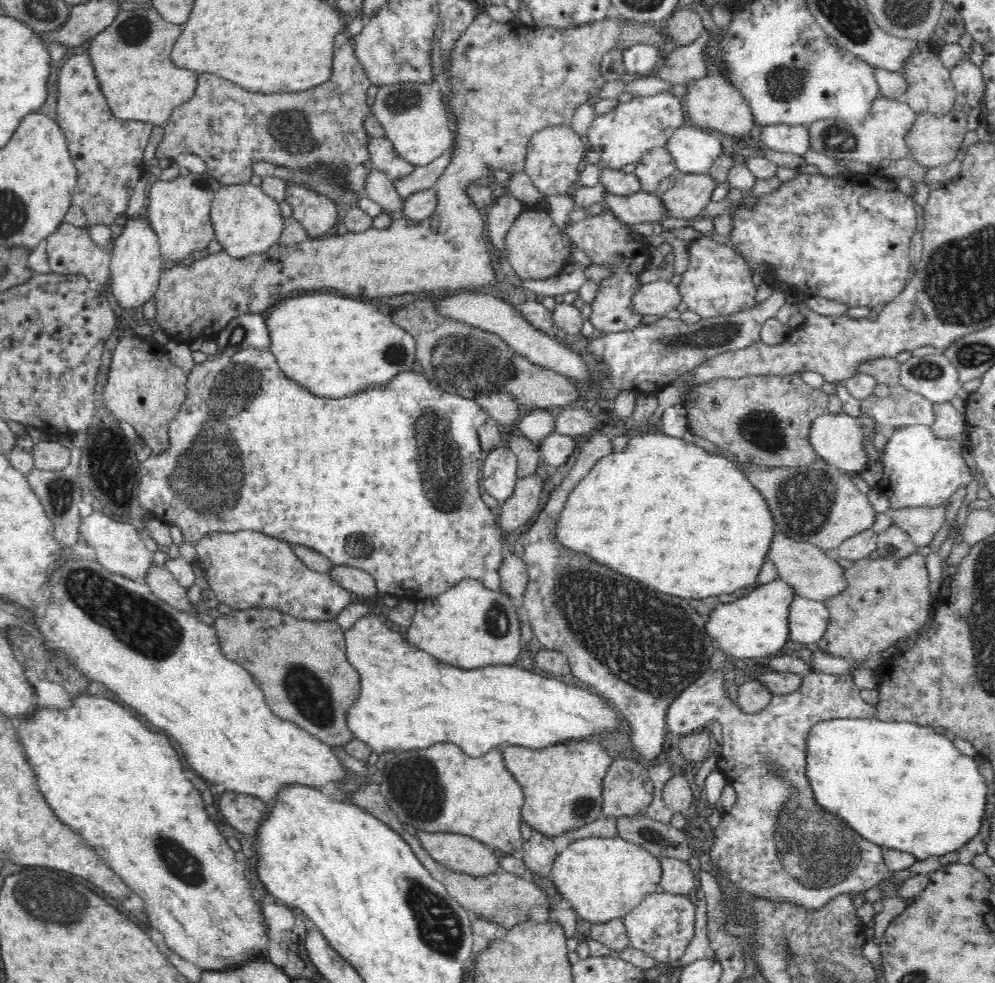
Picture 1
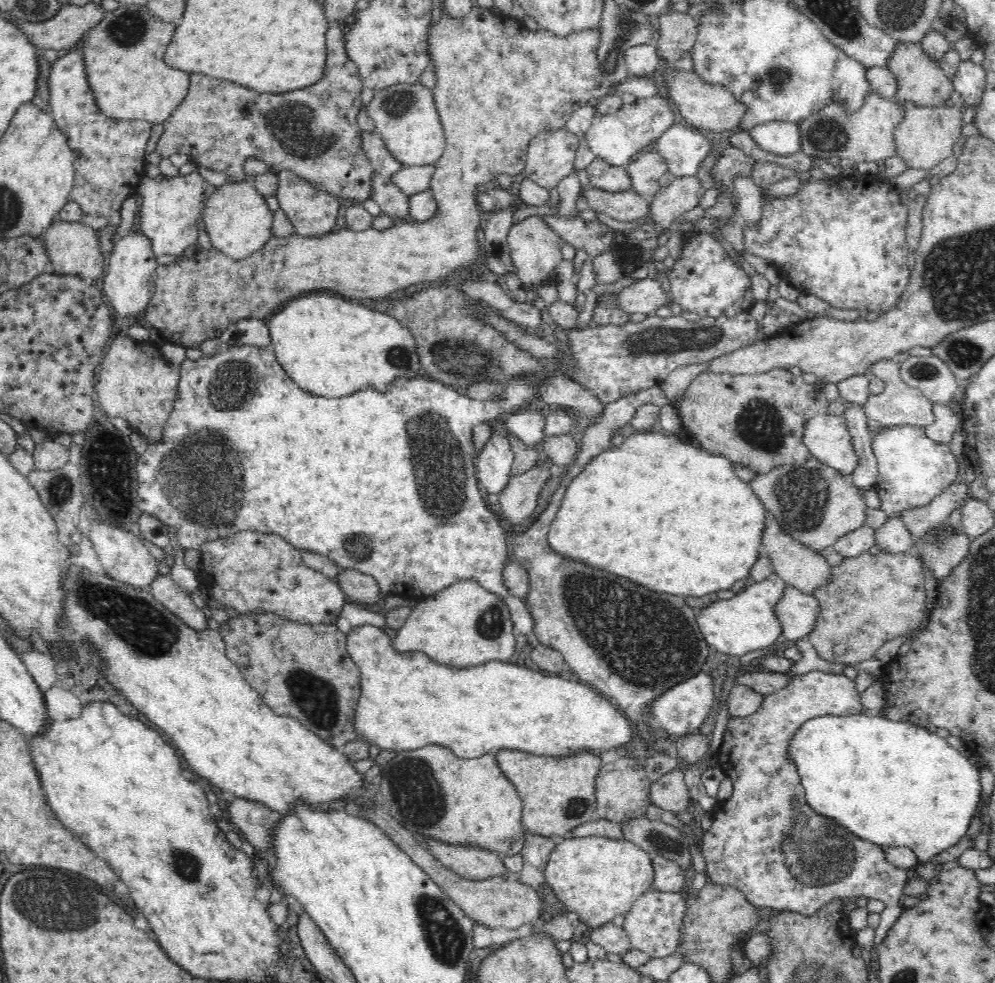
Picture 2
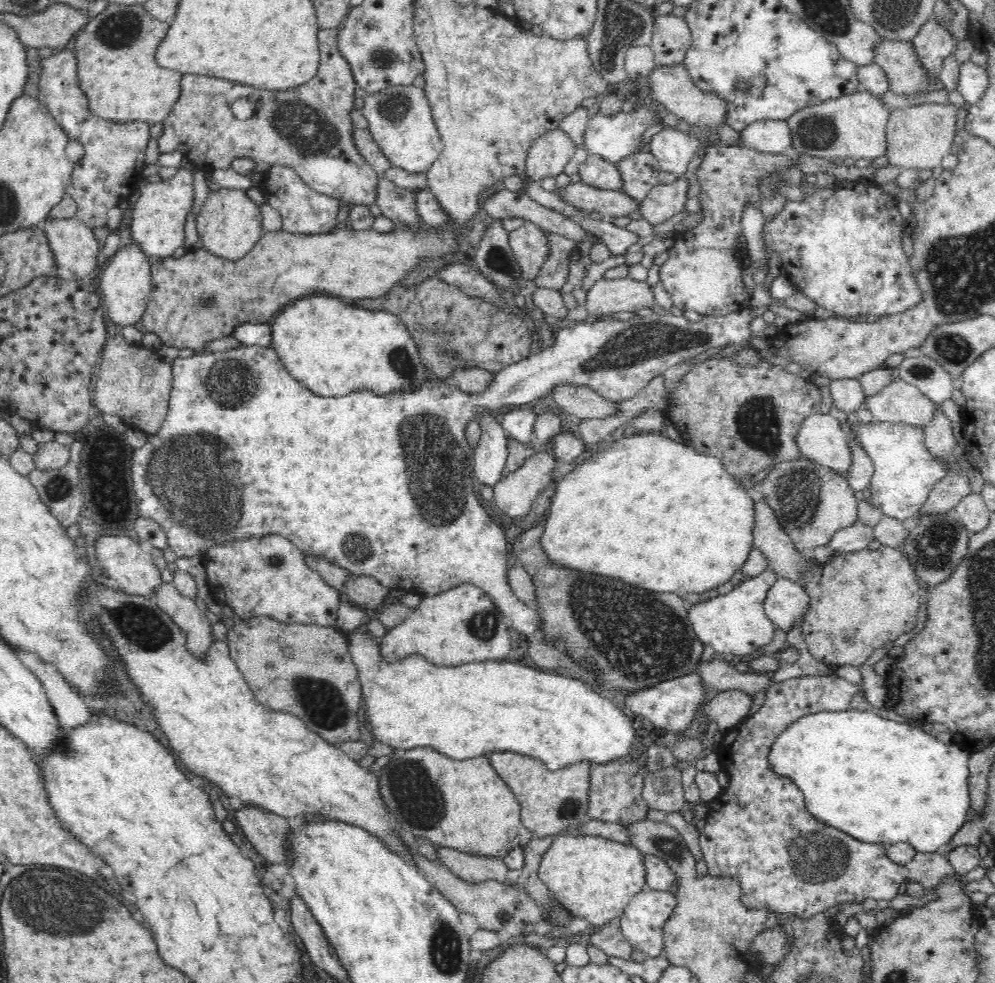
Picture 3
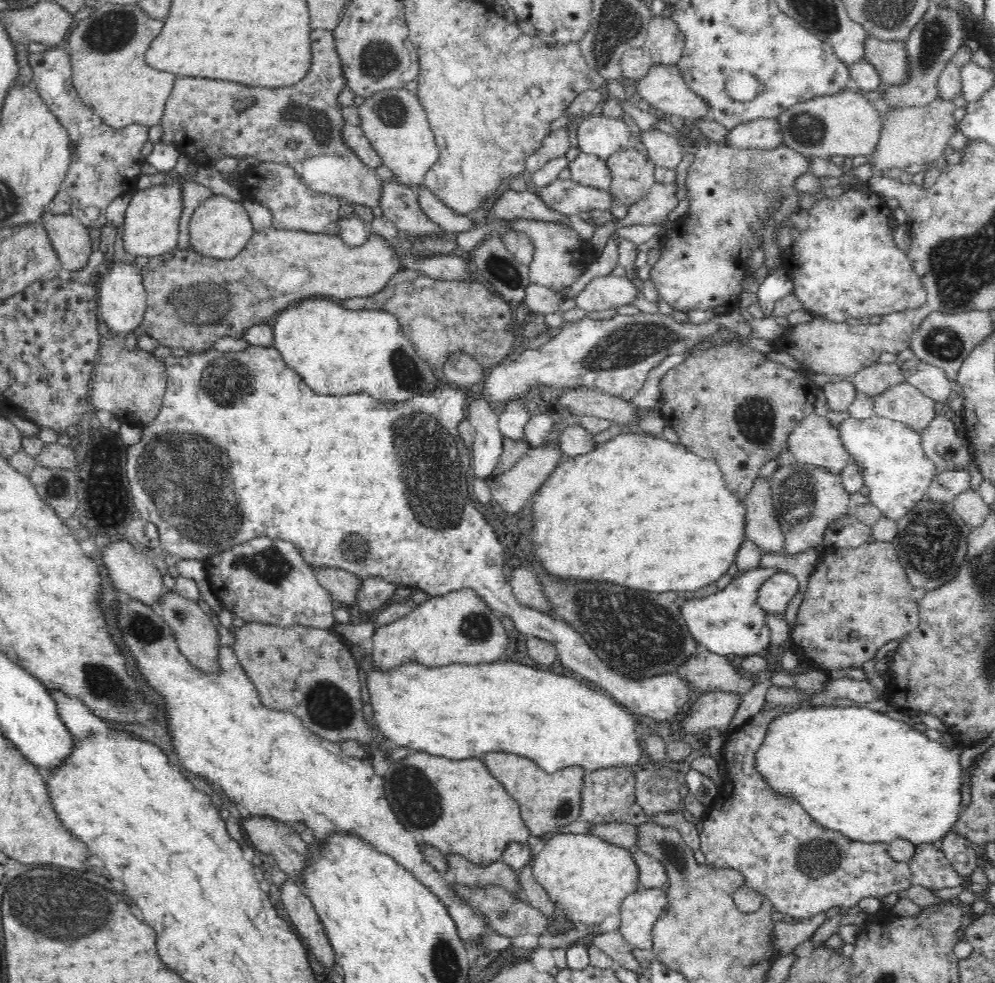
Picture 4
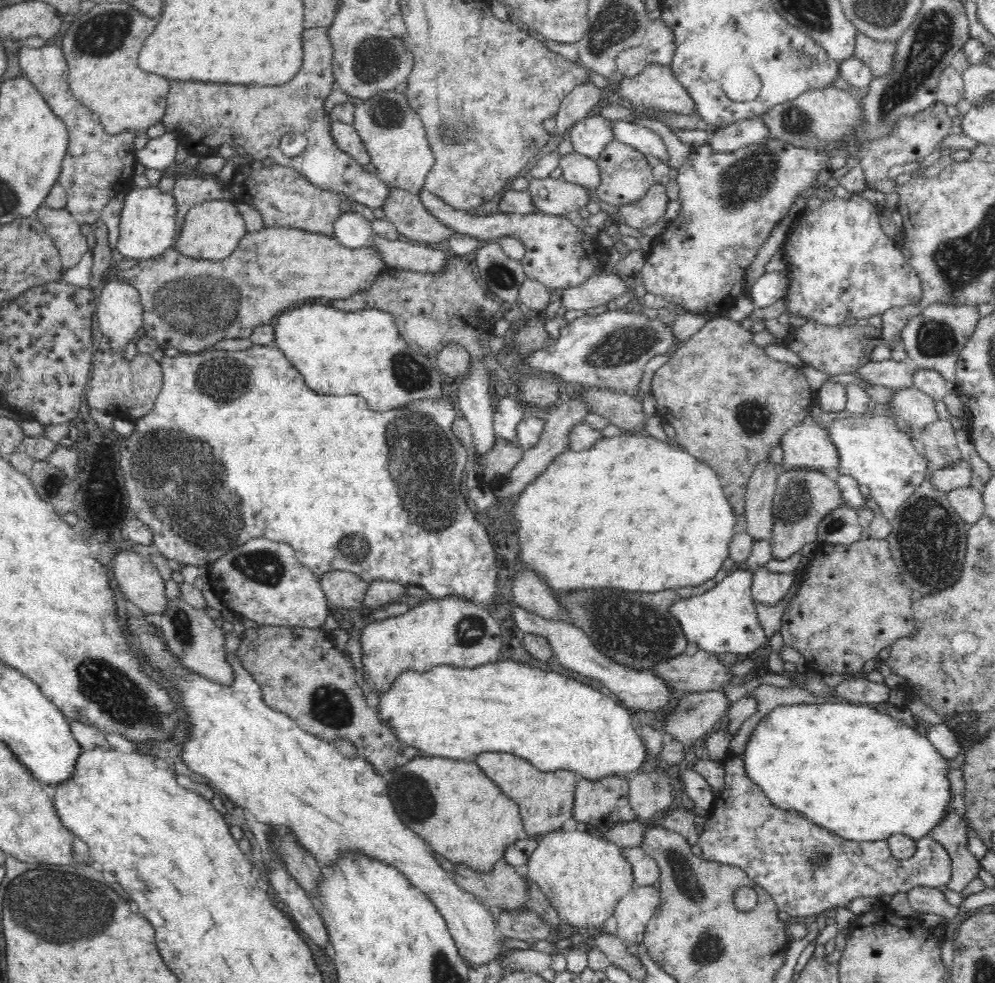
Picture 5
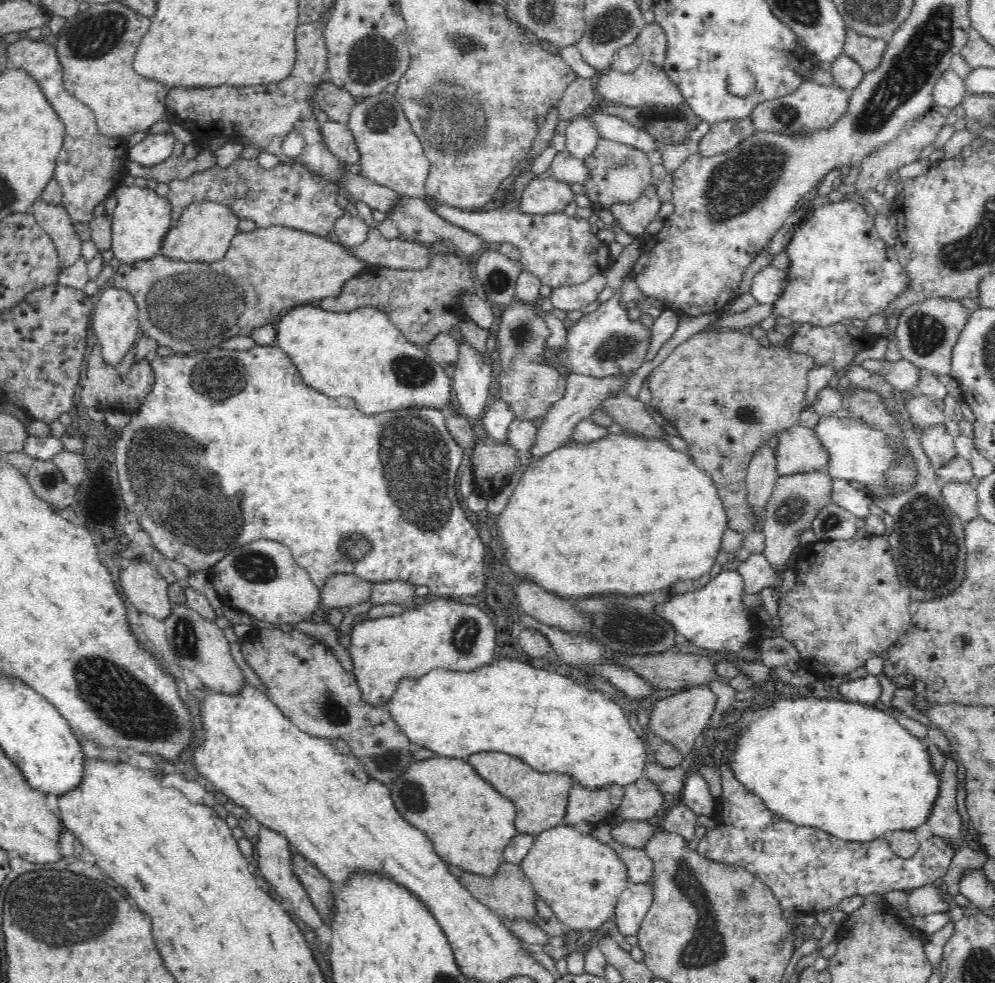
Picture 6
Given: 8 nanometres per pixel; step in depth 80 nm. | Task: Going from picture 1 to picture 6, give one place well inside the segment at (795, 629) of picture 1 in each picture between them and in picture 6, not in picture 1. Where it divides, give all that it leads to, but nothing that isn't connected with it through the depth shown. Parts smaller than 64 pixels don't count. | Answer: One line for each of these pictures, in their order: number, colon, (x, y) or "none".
2: (795, 611)
3: (785, 604)
4: (776, 593)
5: (767, 587)
6: (756, 571)

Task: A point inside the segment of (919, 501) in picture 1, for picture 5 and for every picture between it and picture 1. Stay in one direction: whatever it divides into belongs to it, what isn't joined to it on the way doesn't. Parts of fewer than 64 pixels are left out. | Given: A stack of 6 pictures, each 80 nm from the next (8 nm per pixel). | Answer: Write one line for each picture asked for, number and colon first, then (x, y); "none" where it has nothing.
2: (913, 469)
3: (905, 471)
4: (896, 471)
5: (873, 450)

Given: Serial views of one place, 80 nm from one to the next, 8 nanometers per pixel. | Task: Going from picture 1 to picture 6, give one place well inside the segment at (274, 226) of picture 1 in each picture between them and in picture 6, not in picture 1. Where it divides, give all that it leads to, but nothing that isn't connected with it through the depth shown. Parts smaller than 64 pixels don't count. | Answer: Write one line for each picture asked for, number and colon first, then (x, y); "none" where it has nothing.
2: (237, 219)
3: (229, 224)
4: (219, 228)
5: (211, 230)
6: (202, 233)

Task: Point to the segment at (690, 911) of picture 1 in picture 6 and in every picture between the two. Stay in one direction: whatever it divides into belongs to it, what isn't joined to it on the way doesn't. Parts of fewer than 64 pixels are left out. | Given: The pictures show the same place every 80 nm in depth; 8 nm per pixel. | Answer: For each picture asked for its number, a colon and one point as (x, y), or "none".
2: (651, 924)
3: (642, 918)
4: (639, 909)
5: (633, 912)
6: (633, 903)

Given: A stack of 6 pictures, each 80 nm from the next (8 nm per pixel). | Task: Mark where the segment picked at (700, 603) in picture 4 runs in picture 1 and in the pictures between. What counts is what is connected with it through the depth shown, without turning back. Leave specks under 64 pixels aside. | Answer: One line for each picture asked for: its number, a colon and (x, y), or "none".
1: (756, 625)
2: (744, 623)
3: (735, 623)

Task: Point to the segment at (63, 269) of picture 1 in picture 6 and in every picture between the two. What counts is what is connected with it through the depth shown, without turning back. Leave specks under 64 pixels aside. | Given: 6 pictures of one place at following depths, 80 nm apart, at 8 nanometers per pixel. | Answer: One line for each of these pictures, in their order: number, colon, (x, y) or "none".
2: (74, 249)
3: (75, 248)
4: (70, 238)
5: (65, 231)
6: (54, 220)

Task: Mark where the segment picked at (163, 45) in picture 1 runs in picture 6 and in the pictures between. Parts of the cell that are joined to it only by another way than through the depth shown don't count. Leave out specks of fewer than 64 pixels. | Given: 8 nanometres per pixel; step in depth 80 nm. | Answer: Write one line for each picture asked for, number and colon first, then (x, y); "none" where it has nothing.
2: (122, 54)
3: (114, 52)
4: (106, 49)
5: (101, 46)
6: (96, 51)

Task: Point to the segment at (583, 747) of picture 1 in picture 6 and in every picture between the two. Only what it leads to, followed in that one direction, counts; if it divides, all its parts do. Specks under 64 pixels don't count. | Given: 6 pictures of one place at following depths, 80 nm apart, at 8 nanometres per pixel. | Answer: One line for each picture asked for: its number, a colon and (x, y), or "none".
2: (557, 795)
3: (552, 801)
4: (547, 802)
5: (545, 800)
6: (540, 799)

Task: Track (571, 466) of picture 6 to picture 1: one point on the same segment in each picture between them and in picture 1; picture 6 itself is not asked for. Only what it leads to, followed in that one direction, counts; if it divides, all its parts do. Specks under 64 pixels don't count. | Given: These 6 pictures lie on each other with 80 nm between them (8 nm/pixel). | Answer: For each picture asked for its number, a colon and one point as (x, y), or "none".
1: (668, 513)
2: (669, 515)
3: (656, 513)
4: (598, 516)
5: (636, 513)

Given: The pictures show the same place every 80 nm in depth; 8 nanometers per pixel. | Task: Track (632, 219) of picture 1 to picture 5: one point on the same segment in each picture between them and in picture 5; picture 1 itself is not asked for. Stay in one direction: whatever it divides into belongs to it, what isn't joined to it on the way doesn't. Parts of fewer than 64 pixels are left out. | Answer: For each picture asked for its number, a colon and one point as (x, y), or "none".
2: (627, 206)
3: (610, 203)
4: (565, 196)
5: (558, 197)

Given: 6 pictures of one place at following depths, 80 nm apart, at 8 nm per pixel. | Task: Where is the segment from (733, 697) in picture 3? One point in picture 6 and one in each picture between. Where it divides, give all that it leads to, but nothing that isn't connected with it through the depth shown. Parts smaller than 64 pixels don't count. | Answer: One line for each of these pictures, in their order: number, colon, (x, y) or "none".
4: (715, 709)
5: (694, 715)
6: (680, 718)

